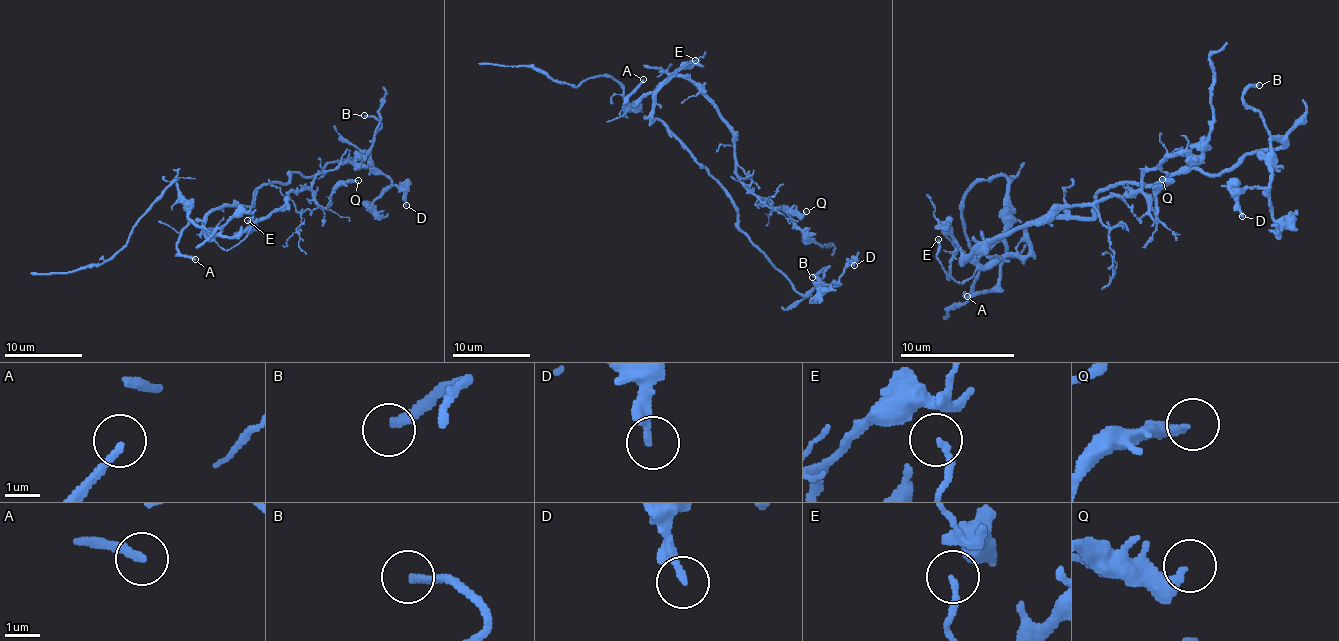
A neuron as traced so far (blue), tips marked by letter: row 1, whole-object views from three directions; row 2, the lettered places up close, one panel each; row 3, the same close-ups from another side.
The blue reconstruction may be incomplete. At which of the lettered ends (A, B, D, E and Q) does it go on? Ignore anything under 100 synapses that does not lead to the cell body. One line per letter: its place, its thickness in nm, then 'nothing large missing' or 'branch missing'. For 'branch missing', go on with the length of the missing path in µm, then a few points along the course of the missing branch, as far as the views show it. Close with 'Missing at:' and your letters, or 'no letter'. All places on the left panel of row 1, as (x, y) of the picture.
A: (195, 259) | 220 nm | branch missing | 80 µm | (195, 259), (222, 259), (237, 244), (232, 211), (335, 244), (366, 232), (441, 228)
B: (364, 115) | 240 nm | nothing large missing
D: (406, 205) | 240 nm | nothing large missing
E: (247, 220) | 110 nm | nothing large missing
Q: (358, 180) | 320 nm | nothing large missing
Missing at: A

